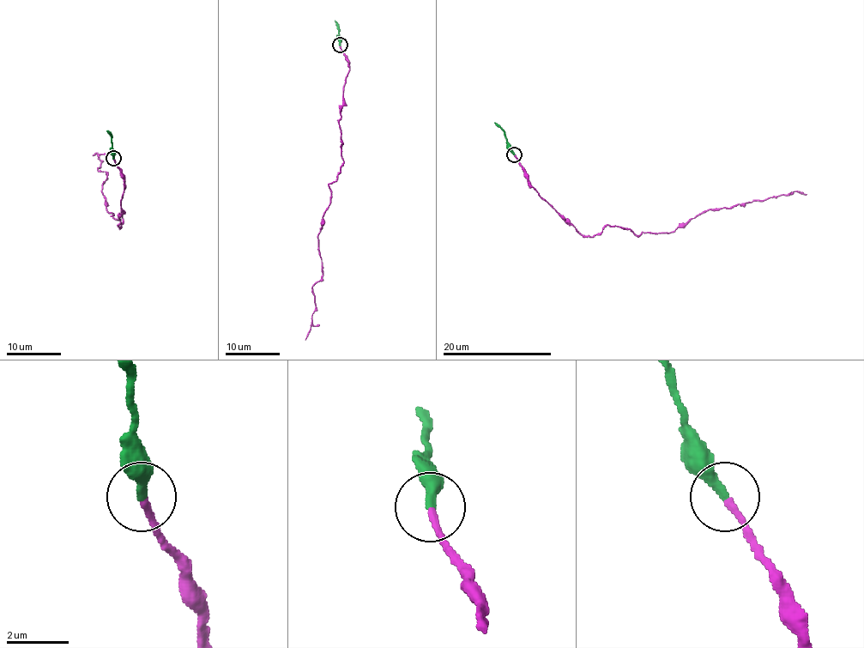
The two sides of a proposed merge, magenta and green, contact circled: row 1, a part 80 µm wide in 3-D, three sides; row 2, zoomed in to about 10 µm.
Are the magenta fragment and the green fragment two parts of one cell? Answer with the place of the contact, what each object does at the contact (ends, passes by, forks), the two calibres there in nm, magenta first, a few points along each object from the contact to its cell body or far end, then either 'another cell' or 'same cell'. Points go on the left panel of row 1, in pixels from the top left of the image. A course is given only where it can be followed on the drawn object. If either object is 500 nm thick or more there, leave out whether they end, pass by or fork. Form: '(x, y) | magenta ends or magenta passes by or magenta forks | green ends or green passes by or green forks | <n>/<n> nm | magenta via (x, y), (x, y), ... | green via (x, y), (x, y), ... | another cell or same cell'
(113, 158) | magenta ends | green ends | 240/320 nm | magenta via (113, 159), (125, 185), (121, 228), (125, 213), (117, 220), (108, 211), (107, 172), (93, 155) | green via (113, 159), (111, 135), (106, 130) | another cell

